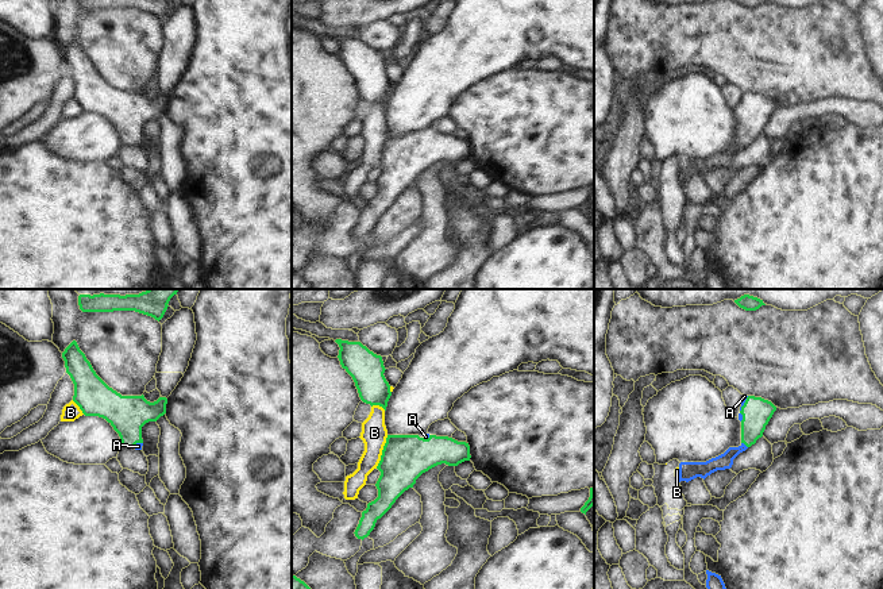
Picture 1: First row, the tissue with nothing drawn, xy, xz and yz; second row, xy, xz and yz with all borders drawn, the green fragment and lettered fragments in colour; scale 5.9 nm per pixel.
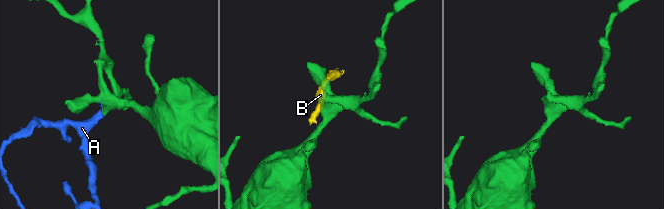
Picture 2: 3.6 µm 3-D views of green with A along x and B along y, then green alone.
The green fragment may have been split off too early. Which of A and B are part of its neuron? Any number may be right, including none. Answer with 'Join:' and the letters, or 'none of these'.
Join: A

